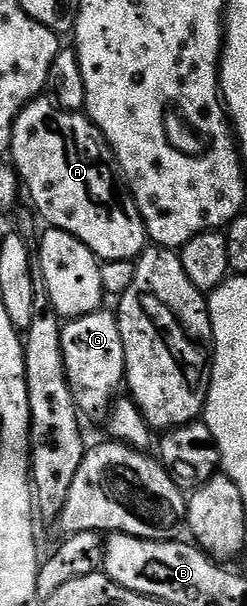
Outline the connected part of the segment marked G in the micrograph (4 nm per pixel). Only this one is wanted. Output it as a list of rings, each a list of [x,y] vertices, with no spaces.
[[[103,308],[88,316],[69,319],[62,327],[62,351],[68,384],[79,415],[83,419],[105,419],[119,393],[117,390],[123,389],[126,377],[124,340],[120,340],[117,313]]]

